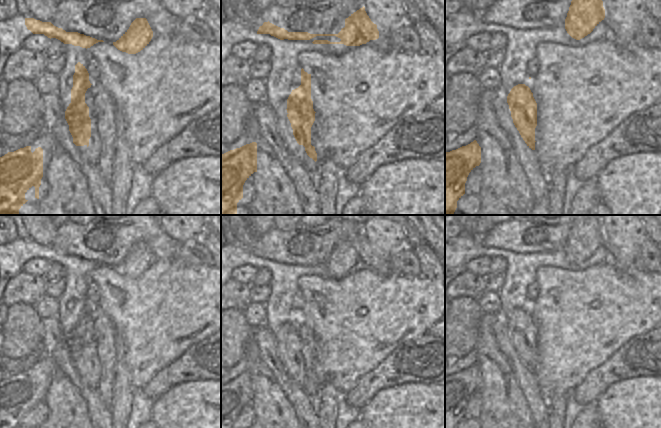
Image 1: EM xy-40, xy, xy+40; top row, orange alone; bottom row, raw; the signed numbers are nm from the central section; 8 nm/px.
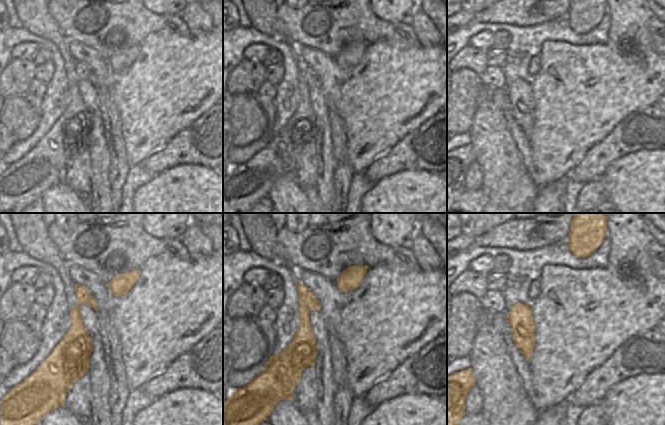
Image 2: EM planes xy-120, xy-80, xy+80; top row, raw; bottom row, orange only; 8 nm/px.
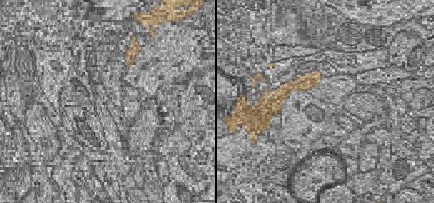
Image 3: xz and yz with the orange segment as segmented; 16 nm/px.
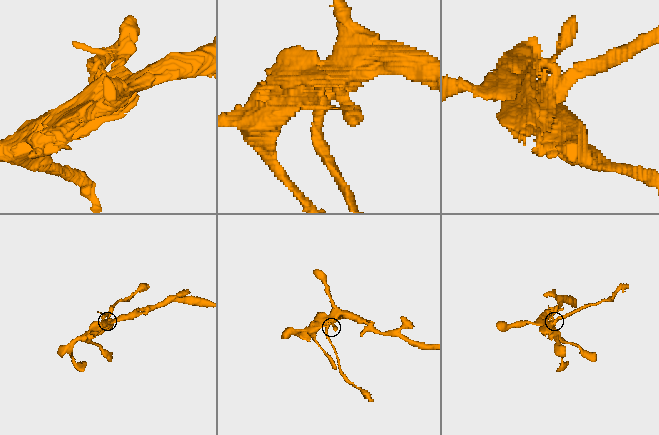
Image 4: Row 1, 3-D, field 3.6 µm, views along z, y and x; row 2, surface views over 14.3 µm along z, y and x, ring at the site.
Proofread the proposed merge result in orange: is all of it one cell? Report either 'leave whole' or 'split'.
split

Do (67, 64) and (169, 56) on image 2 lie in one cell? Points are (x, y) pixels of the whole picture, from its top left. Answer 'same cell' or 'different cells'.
different cells

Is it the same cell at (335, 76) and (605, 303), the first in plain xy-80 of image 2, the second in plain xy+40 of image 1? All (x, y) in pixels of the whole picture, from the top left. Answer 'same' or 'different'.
same

